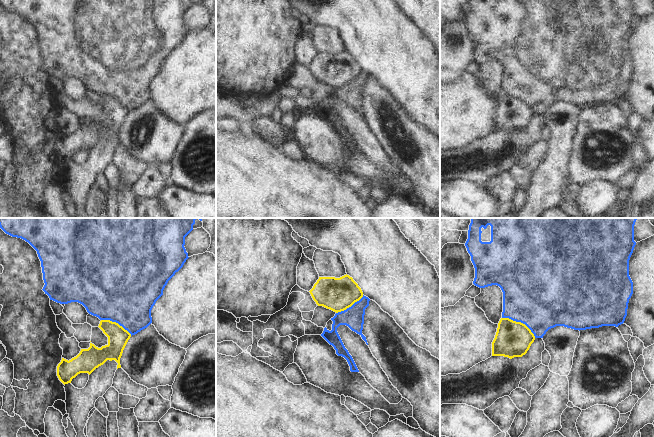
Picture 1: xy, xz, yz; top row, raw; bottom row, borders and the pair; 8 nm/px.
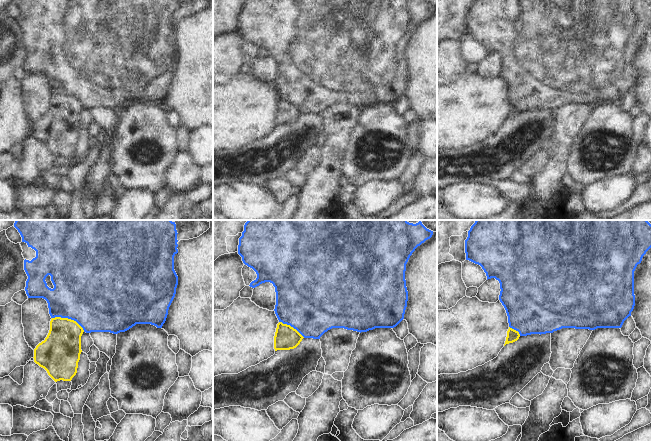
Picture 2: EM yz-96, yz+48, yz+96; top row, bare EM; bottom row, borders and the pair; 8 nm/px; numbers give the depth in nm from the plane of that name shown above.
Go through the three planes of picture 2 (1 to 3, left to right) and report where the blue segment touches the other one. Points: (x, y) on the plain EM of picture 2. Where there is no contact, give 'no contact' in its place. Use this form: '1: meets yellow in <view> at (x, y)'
1: meets yellow in yz-96 at (69, 95)
2: meets yellow in yz+48 at (292, 103)
3: meets yellow in yz+96 at (515, 106)

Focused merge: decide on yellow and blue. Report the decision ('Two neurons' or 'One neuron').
Two neurons.

